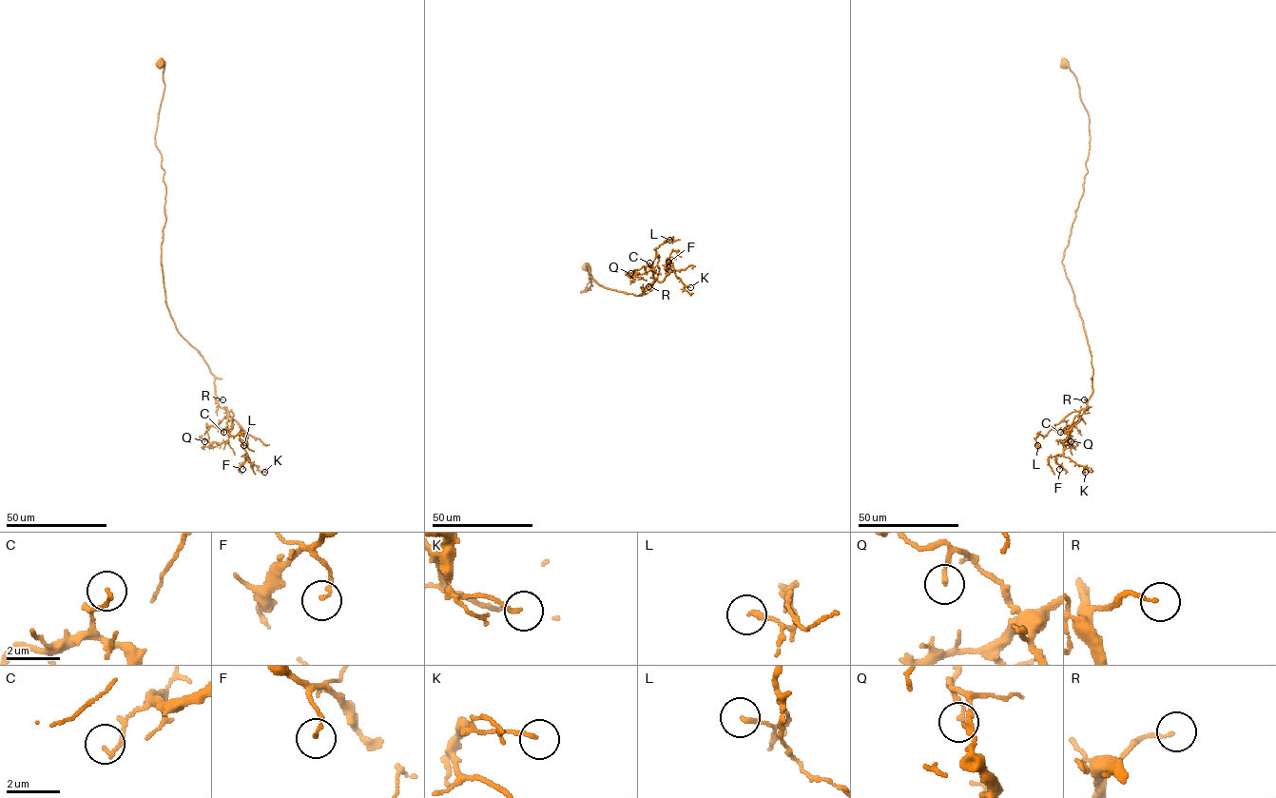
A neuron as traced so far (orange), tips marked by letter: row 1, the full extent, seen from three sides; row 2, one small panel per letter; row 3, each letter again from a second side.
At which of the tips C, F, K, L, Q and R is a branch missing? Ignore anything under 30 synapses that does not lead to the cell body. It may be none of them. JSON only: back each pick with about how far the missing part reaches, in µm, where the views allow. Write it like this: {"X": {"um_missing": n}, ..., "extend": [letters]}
{"extend": []}

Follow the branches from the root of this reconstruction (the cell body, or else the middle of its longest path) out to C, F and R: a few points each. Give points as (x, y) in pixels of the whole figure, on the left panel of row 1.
C: (161, 64), (155, 145), (165, 187), (165, 301), (214, 377), (228, 415), (223, 432)
F: (161, 64), (155, 145), (165, 187), (165, 301), (213, 375), (218, 404), (241, 429), (242, 469)
R: (161, 64), (164, 88), (155, 145), (165, 187), (165, 301), (222, 399)

